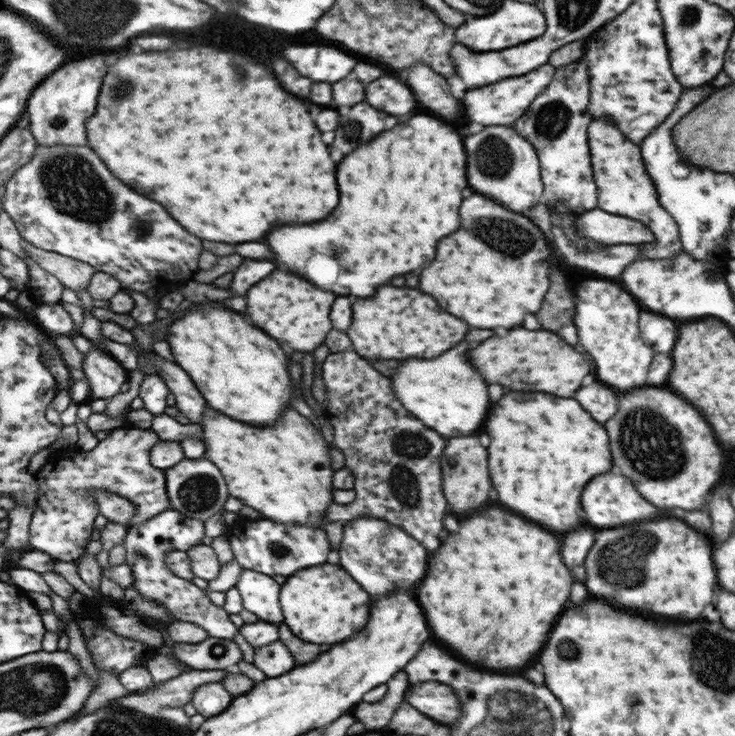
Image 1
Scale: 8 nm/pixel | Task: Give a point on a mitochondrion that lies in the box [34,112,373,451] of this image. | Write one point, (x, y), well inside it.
(71, 184)

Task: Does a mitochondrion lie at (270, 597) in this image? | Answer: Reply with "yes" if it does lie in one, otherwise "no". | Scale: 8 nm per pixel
no

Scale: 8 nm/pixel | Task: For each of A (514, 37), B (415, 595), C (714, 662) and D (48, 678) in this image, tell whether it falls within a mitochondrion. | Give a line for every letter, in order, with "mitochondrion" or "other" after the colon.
A: other
B: other
C: mitochondrion
D: mitochondrion

